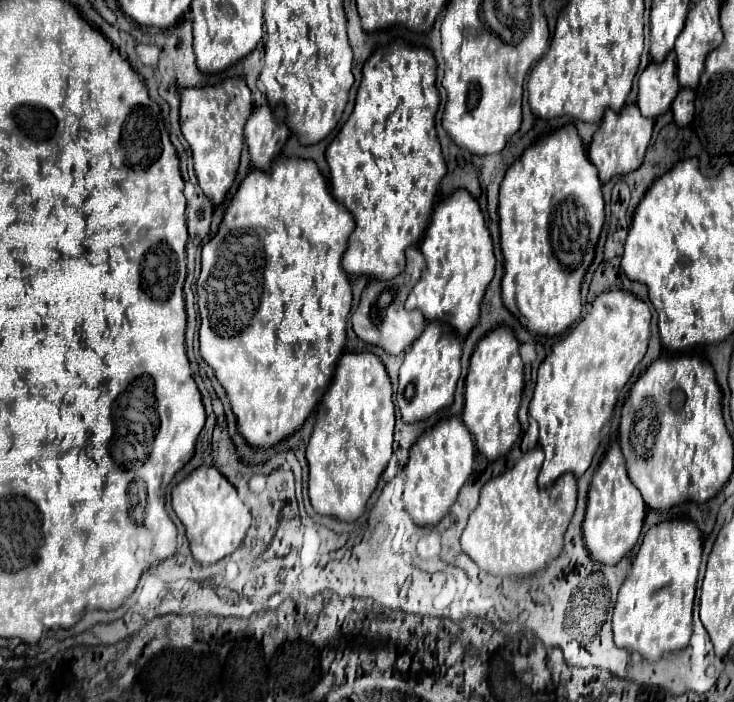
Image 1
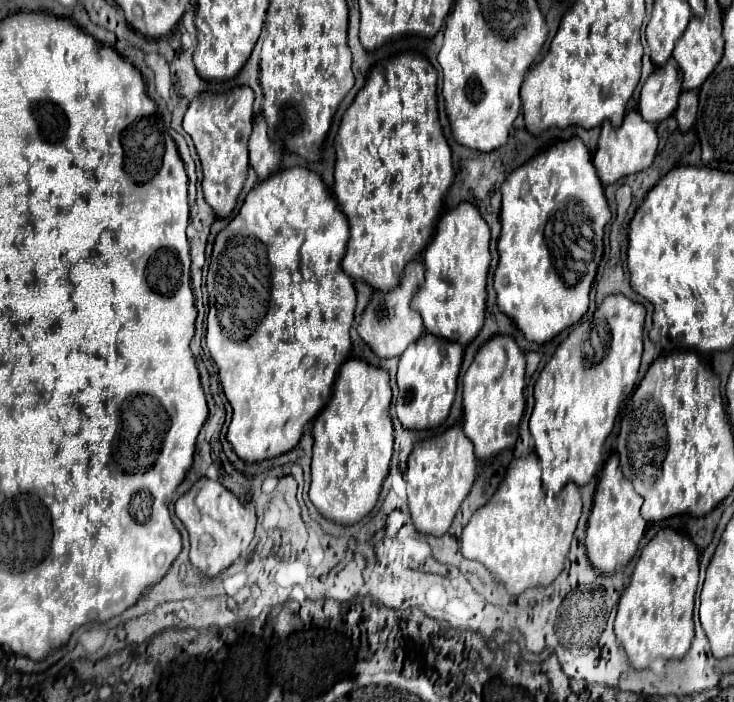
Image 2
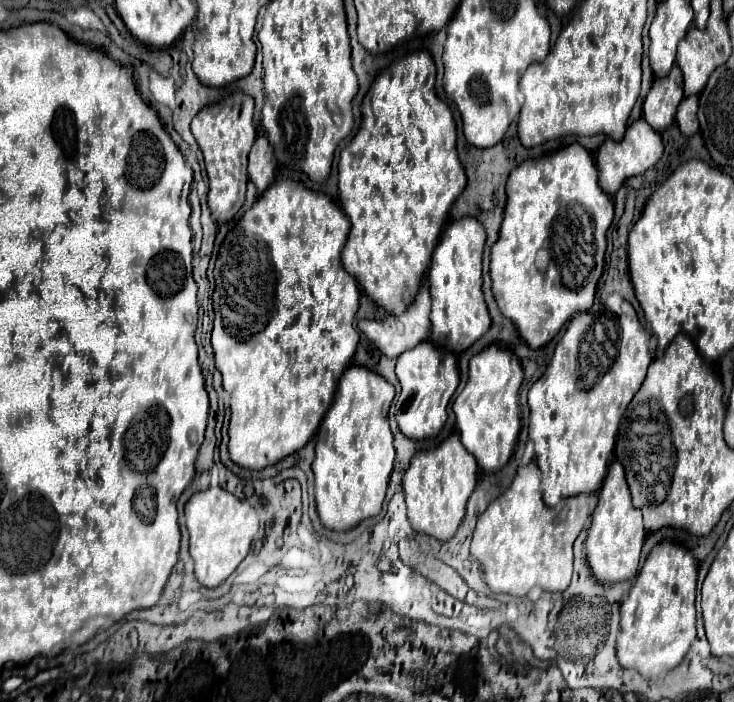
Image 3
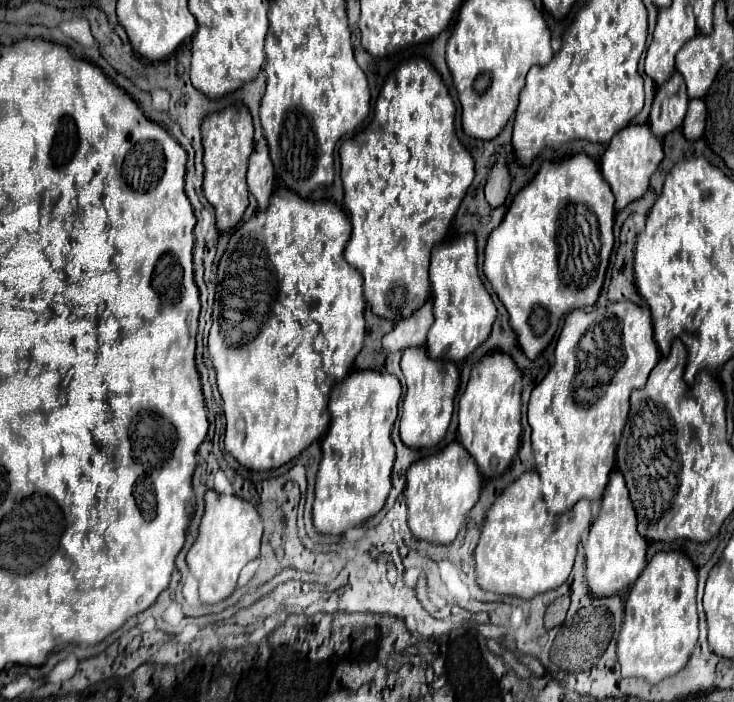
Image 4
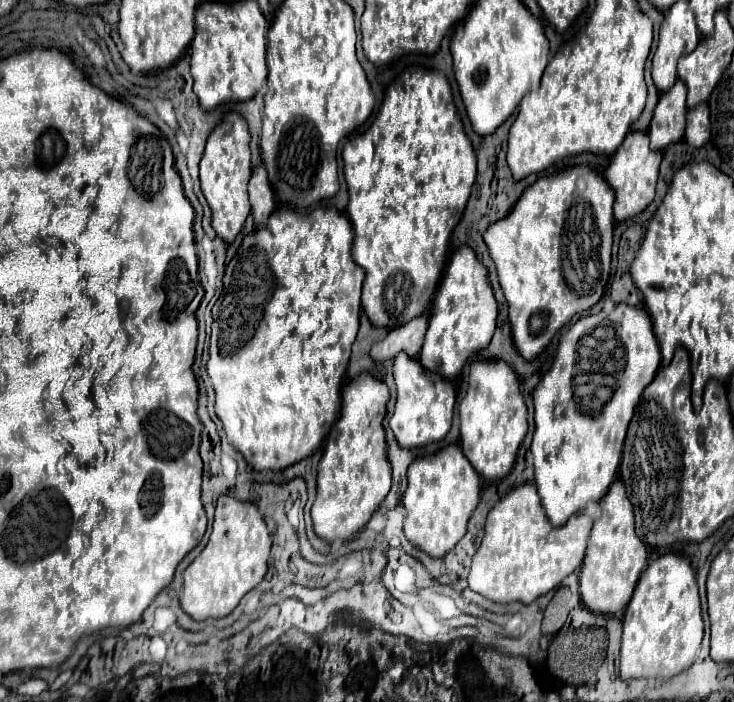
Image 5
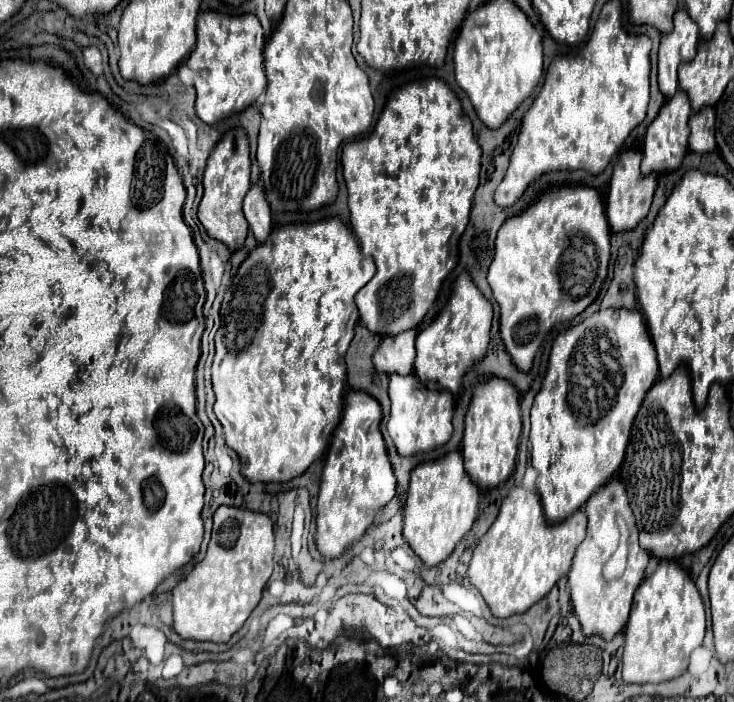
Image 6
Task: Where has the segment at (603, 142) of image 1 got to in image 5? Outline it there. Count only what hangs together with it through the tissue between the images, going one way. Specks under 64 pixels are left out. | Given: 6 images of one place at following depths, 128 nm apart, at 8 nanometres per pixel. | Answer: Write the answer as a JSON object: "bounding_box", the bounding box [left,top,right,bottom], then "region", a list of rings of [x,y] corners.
{"bounding_box":[604,132,662,222],"region":[[[628,132],[622,146],[612,154],[612,160],[604,172],[604,178],[616,190],[614,218],[618,222],[636,216],[654,200],[660,160],[662,160],[662,152],[650,148],[650,140],[648,140],[646,132]]]}

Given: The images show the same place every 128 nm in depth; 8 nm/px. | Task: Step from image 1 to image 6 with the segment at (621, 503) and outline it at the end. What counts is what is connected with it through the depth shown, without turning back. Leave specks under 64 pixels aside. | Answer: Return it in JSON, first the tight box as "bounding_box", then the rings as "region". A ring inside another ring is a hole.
{"bounding_box":[568,480,650,640],"region":[[[610,480],[588,500],[586,514],[588,536],[576,552],[568,586],[572,594],[574,614],[578,616],[584,634],[600,634],[610,640],[626,626],[632,596],[644,580],[644,570],[650,562],[650,554],[640,548],[639,530],[630,509],[627,492],[618,480]],[[618,496],[624,500],[624,504],[620,506],[616,502]]]}

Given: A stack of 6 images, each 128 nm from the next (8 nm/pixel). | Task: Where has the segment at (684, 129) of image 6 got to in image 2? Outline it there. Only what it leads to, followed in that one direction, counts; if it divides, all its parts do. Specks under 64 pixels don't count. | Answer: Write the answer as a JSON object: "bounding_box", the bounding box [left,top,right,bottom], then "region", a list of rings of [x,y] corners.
{"bounding_box":[638,58,682,124],"region":[[[670,58],[644,80],[638,108],[646,122],[658,124],[674,114],[678,96],[682,92],[682,78],[678,78],[678,74],[678,64],[674,58]]]}

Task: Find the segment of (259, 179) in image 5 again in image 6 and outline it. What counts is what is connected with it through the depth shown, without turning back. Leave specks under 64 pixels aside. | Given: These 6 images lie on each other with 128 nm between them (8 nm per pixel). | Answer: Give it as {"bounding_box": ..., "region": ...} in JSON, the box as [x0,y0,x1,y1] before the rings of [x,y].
{"bounding_box":[244,184,272,242],"region":[[[252,184],[244,198],[244,216],[258,242],[264,242],[272,230],[272,212],[264,200],[264,190],[260,184]]]}

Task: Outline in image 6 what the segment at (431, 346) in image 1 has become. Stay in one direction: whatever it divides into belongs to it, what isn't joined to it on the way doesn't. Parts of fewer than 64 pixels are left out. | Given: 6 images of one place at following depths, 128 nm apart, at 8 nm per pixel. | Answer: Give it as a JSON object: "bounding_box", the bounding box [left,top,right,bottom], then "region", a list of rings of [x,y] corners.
{"bounding_box":[388,374,454,456],"region":[[[390,374],[388,384],[388,396],[390,396],[390,418],[388,418],[388,434],[398,450],[400,456],[410,456],[416,452],[428,452],[434,450],[450,440],[452,434],[452,414],[454,414],[454,398],[450,392],[444,390],[430,390],[420,380],[416,380],[416,374],[400,376]]]}

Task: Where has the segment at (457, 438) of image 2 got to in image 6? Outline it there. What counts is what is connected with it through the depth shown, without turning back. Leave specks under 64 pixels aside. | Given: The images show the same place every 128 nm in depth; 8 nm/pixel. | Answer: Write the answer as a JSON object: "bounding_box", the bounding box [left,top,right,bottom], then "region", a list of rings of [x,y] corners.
{"bounding_box":[404,450,480,566],"region":[[[458,450],[448,452],[440,460],[418,464],[412,470],[404,506],[404,540],[426,566],[440,564],[470,532],[478,514],[478,500],[480,488],[476,488],[468,478],[468,472],[464,472],[464,460]]]}

